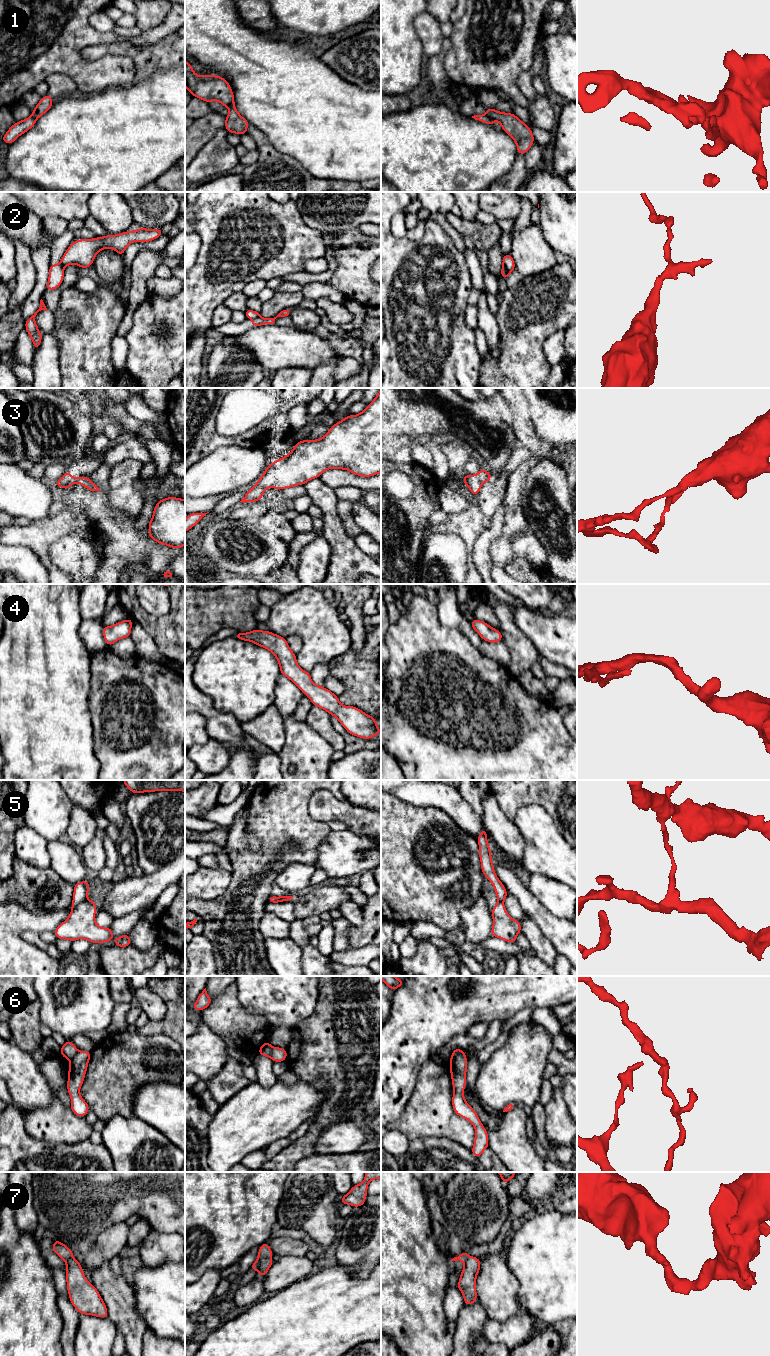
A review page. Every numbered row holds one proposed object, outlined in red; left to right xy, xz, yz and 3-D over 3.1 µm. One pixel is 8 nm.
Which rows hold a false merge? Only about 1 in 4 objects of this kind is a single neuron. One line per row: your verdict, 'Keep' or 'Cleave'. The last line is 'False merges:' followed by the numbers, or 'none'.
1: Cleave
2: Cleave
3: Cleave
4: Keep
5: Cleave
6: Cleave
7: Cleave
False merges: 1, 2, 3, 5, 6, 7

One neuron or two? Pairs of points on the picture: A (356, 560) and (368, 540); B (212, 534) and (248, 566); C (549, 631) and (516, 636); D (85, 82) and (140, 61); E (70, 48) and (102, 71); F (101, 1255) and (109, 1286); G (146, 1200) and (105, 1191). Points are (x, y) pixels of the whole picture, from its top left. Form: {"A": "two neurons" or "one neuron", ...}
{"A": "two neurons", "B": "one neuron", "C": "two neurons", "D": "two neurons", "E": "one neuron", "F": "two neurons", "G": "one neuron"}

